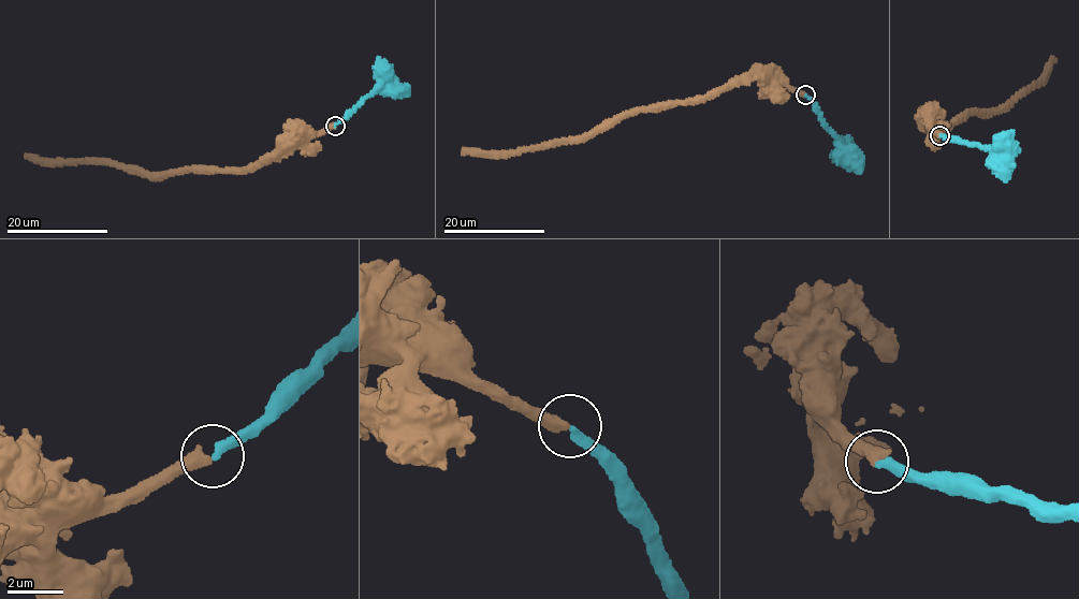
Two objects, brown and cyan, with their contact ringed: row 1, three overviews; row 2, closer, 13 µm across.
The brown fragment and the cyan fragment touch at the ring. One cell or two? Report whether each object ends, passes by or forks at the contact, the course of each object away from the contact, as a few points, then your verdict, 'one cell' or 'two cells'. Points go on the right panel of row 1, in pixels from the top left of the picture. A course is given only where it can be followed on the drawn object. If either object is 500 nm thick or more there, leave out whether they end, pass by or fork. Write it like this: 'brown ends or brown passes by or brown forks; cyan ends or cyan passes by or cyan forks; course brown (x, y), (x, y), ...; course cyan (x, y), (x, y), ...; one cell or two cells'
brown ends; cyan ends; course brown (939, 135), (932, 128), (933, 122), (923, 117); course cyan (939, 135), (988, 148), (1004, 180); one cell

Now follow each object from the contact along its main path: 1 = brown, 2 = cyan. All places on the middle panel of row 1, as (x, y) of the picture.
1: (805, 95), (775, 83), (760, 72)
2: (805, 95), (822, 125), (843, 147), (851, 150), (862, 171)

